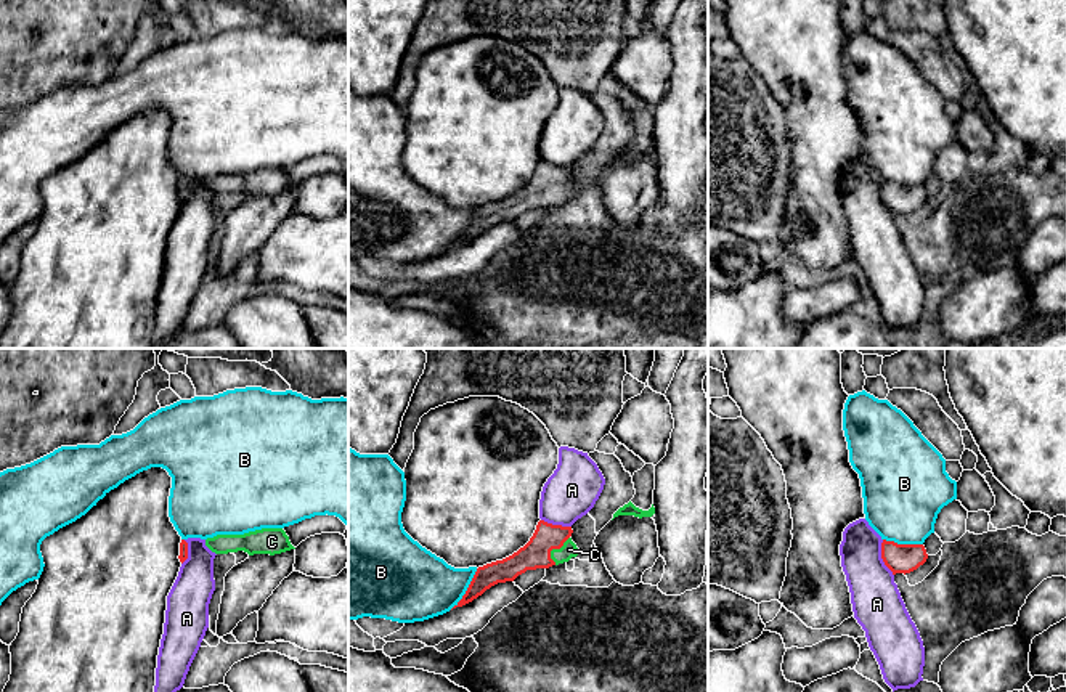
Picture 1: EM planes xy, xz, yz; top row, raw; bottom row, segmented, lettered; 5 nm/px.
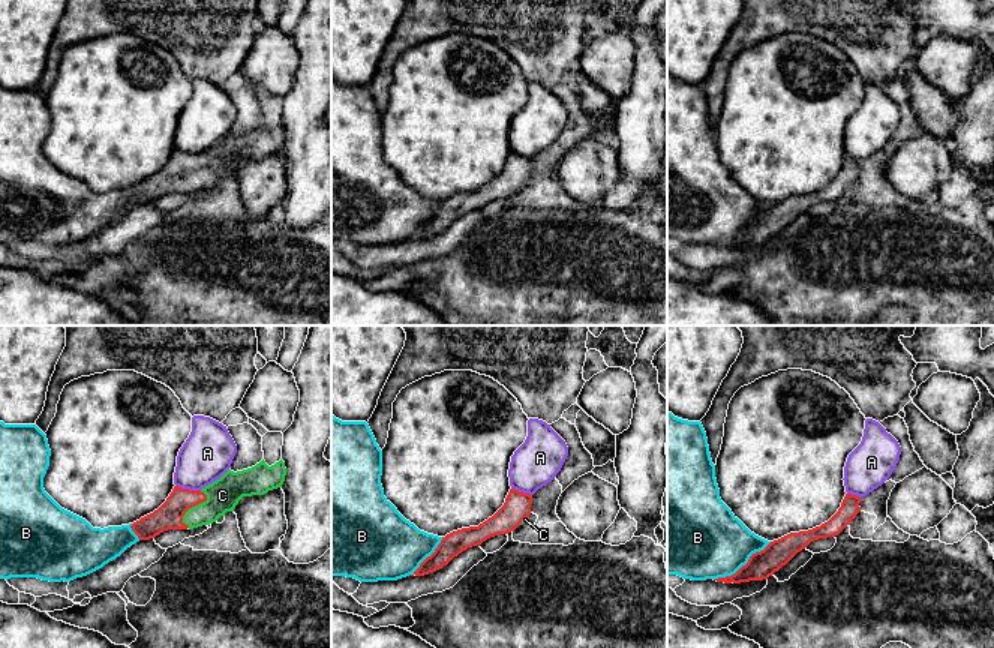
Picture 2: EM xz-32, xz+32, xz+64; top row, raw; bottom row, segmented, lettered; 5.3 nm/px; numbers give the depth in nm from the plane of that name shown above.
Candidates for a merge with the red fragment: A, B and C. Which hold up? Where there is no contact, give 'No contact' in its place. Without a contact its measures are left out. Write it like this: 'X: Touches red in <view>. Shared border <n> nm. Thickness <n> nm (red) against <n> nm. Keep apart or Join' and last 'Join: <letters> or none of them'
A: Touches red in yz. Shared border 190 nm. Thickness 140 nm (red) against 260 nm. Keep apart
B: Touches red in xz. Shared border 240 nm. Thickness 120 nm (red) against 340 nm. Keep apart
C: Touches red in xz. Shared border 160 nm. Thickness 140 nm (red) against 80 nm. Join
Join: C

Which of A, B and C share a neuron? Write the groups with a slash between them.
A / B / C

